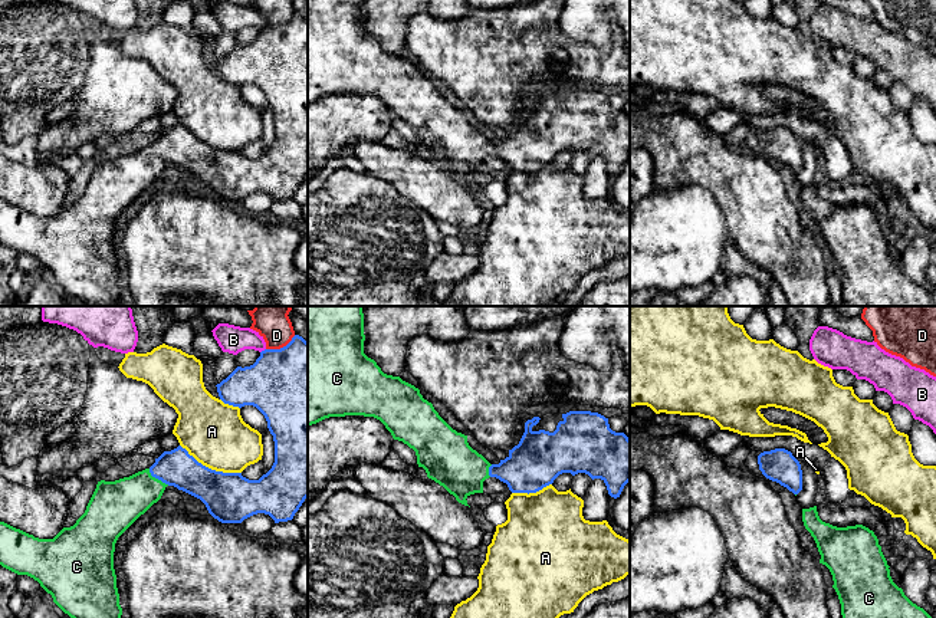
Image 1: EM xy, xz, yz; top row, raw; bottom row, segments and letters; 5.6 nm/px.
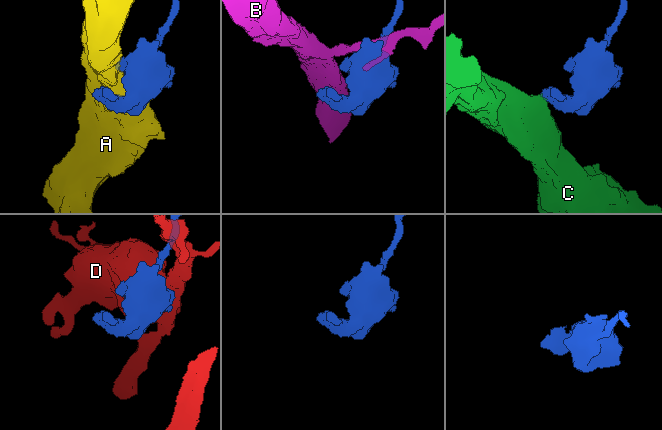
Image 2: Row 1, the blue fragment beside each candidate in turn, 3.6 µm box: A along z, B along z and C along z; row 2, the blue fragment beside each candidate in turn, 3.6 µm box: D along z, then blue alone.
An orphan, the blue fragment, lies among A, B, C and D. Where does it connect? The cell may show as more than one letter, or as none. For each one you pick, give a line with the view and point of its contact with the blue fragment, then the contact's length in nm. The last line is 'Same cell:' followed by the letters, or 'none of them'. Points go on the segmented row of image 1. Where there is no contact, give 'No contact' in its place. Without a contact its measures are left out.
C: Touches blue at xy (157, 477). Shared border 150 nm
Same cell: C

